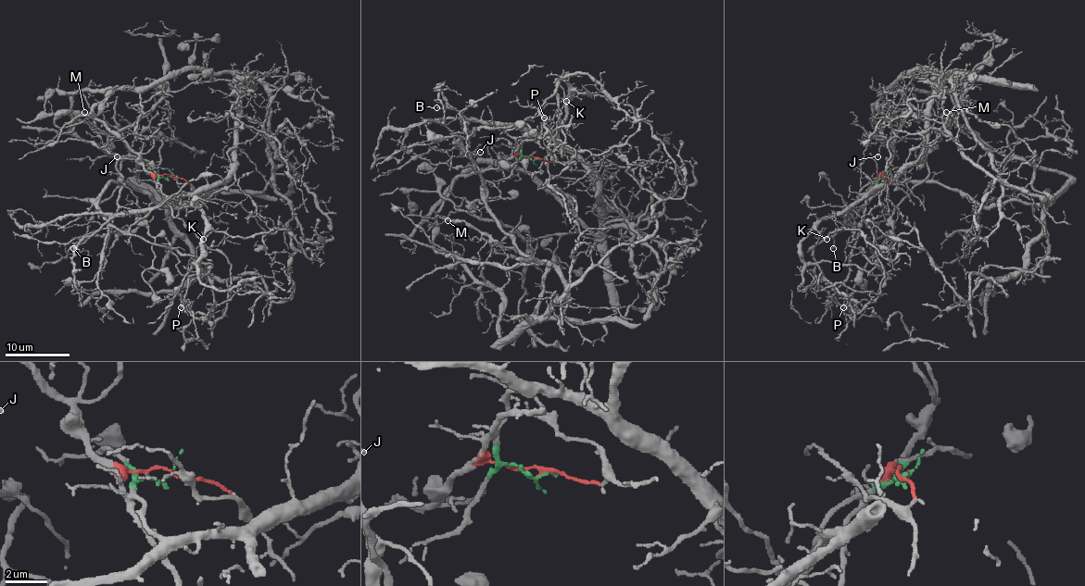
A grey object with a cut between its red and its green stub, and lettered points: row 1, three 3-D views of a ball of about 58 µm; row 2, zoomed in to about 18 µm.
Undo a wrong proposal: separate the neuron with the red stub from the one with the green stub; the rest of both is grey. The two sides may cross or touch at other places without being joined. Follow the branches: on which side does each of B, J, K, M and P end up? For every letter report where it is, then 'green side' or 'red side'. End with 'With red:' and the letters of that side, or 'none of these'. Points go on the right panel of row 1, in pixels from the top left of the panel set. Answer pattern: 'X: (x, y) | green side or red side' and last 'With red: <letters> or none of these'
B: (833, 248) | green side
J: (877, 156) | red side
K: (826, 239) | green side
M: (946, 112) | red side
P: (843, 307) | green side
With red: J, M

